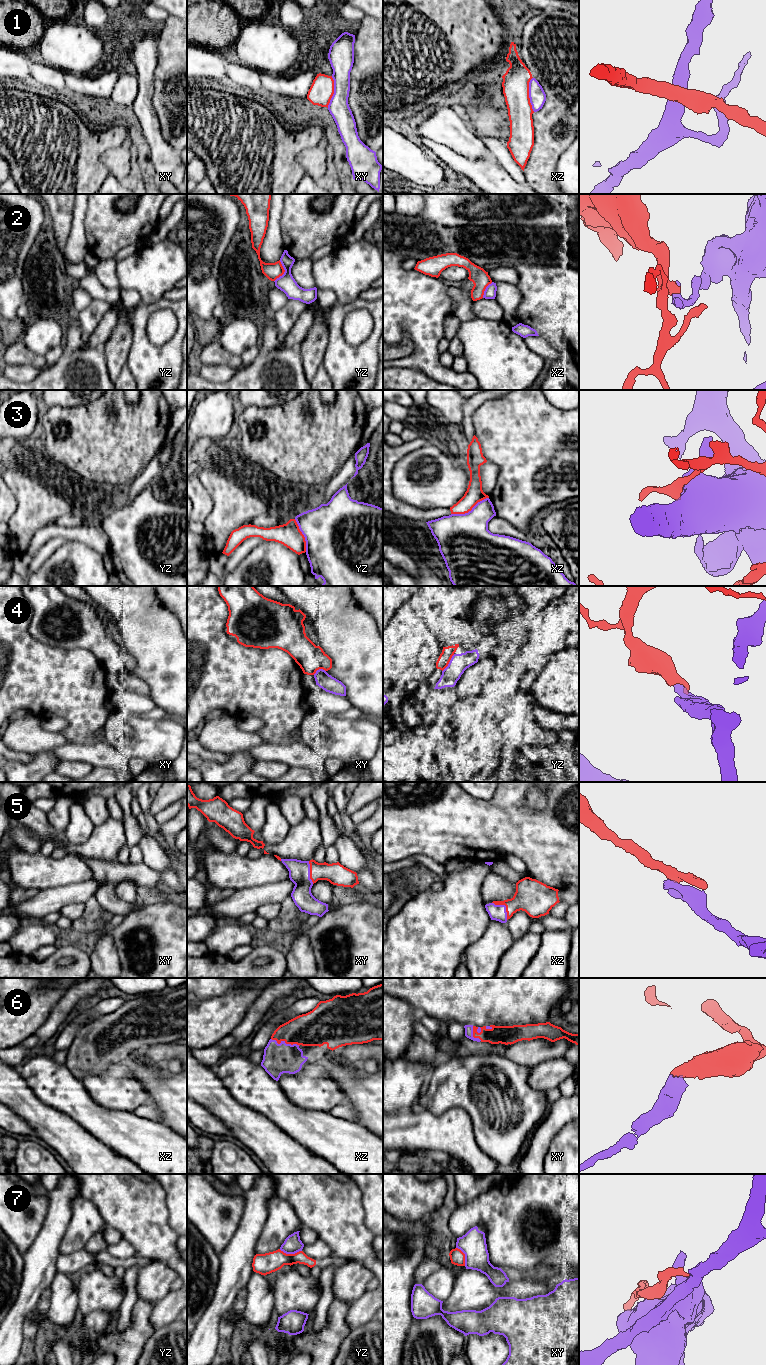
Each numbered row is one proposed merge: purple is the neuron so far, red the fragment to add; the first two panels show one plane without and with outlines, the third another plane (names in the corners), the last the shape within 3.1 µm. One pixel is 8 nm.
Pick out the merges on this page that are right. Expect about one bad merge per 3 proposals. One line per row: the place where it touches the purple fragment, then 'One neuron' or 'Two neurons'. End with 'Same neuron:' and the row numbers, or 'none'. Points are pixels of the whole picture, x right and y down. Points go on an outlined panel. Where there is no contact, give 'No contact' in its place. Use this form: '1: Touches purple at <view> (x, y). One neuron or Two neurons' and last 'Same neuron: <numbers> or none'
1: Touches purple at xz (529, 94). Two neurons
2: Touches purple at yz (285, 271). Two neurons
3: Touches purple at xz (469, 511). One neuron
4: Touches purple at yz (449, 663). Two neurons
5: Touches purple at xz (505, 906). One neuron
6: Touches purple at xz (284, 1042). One neuron
7: Touches purple at yz (290, 1253). Two neurons
Same neuron: 3, 5, 6

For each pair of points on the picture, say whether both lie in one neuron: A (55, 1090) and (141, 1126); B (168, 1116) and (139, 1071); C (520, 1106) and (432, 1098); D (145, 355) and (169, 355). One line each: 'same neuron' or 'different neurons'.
A: same neuron
B: same neuron
C: same neuron
D: same neuron

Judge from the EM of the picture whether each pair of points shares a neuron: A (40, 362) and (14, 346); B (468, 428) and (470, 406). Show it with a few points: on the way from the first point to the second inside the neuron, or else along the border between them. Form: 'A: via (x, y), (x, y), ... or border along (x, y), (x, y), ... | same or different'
A: via (34, 360), (25, 357), (20, 352) | same
B: via (468, 423), (468, 411) | same

